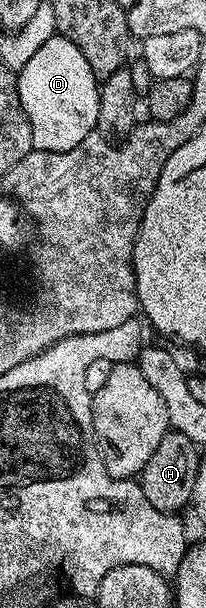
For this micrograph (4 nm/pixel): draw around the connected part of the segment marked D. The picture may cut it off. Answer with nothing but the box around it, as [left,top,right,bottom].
[16,34,100,151]

